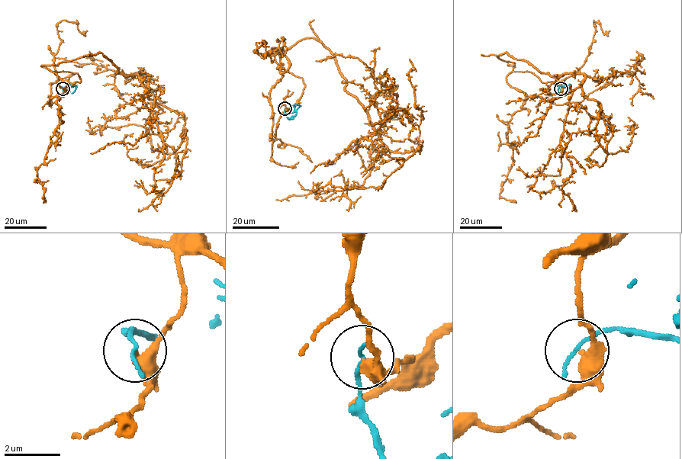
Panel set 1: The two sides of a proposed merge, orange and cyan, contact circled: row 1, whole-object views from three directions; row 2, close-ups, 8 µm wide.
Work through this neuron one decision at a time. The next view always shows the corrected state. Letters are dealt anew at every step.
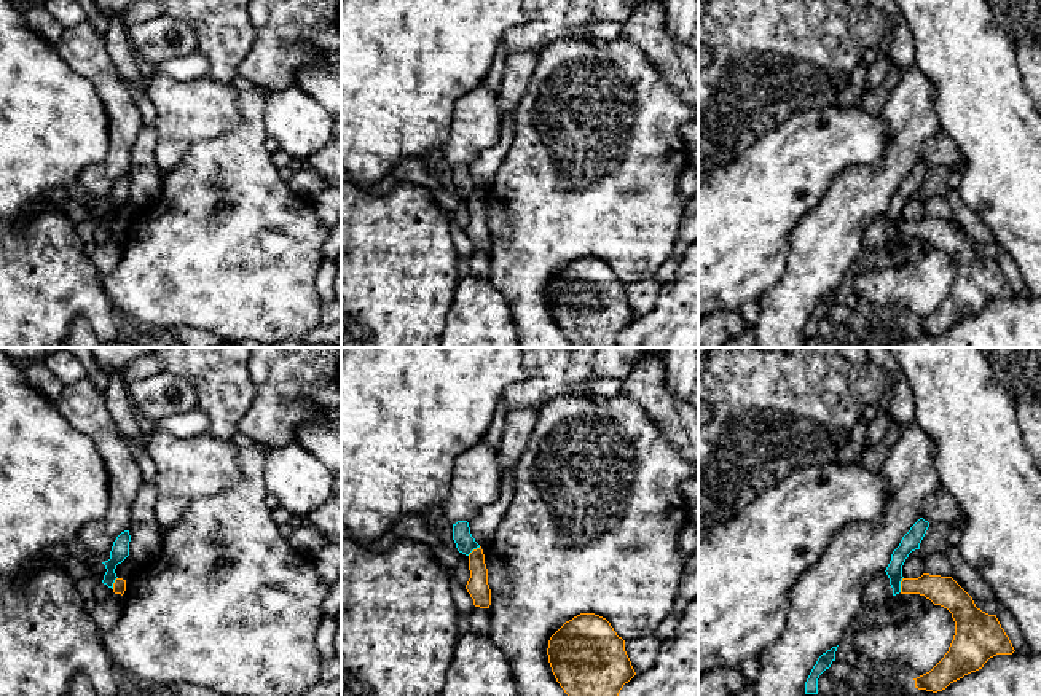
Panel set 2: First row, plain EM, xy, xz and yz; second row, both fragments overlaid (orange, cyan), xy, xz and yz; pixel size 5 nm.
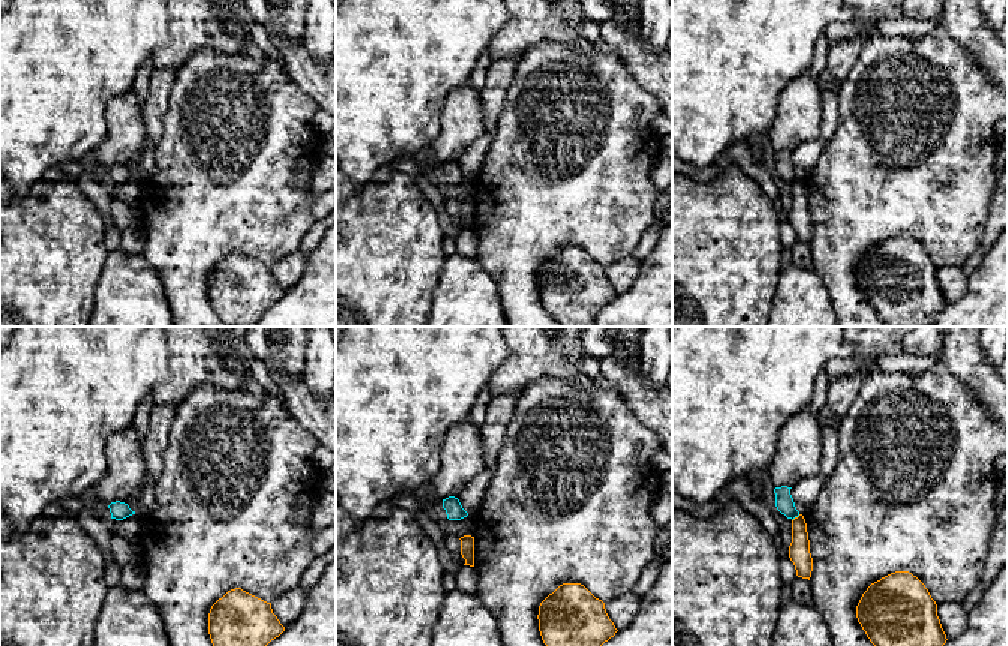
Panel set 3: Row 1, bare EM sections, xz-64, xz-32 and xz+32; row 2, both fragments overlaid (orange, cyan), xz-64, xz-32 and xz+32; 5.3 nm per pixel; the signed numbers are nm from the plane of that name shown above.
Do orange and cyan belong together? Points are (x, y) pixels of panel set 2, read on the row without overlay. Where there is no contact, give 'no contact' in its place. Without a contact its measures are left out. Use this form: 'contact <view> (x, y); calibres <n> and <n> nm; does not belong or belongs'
contact yz (901, 228); calibres 150 and 90 nm; does not belong

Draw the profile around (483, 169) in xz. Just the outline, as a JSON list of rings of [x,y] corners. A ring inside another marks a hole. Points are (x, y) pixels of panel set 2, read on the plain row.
[[[509,113],[501,121],[501,137],[493,148],[486,148],[469,164],[470,177],[475,185],[483,190],[496,177],[512,142],[515,139],[515,113]]]

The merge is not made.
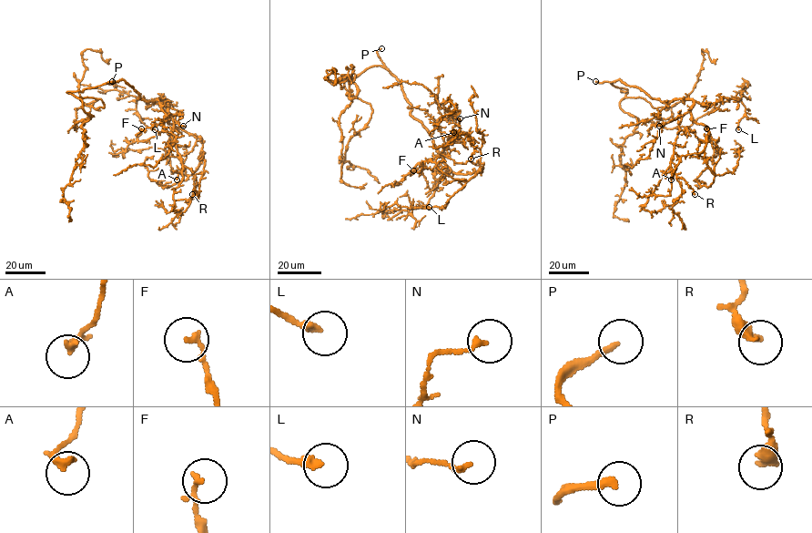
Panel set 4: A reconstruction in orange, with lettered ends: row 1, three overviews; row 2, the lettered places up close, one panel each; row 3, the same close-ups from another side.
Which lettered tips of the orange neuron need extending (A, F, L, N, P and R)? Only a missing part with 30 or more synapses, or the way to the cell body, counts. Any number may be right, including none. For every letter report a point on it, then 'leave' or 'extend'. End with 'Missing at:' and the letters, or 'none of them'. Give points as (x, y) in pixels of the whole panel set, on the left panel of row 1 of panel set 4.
A: (177, 179) | leave
F: (141, 128) | leave
L: (155, 129) | leave
N: (183, 126) | leave
P: (112, 81) | extend
R: (192, 194) | leave
Missing at: P

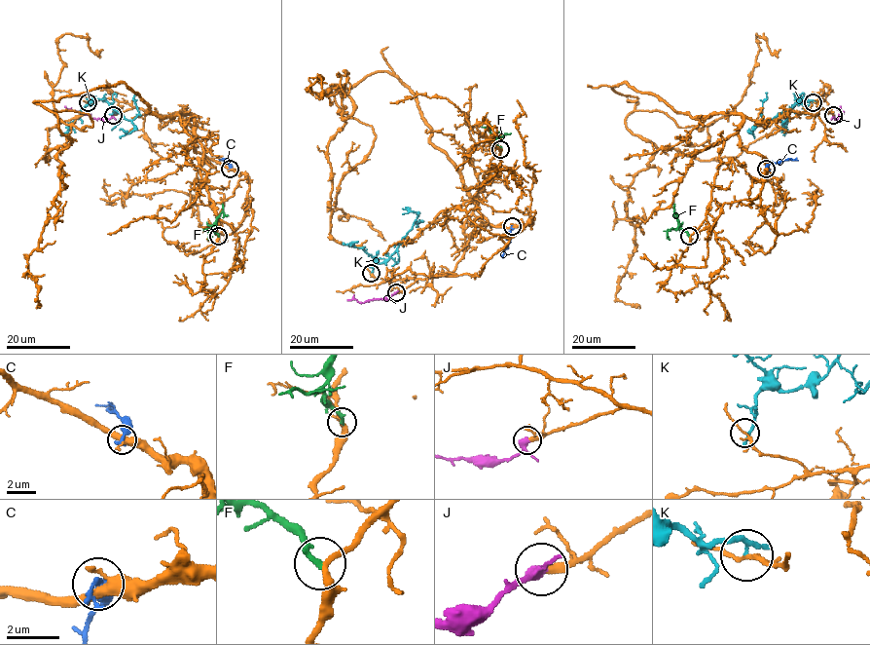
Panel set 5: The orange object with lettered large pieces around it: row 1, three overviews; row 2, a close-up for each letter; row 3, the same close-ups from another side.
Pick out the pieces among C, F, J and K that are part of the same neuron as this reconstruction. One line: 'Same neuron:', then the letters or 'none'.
Same neuron: J

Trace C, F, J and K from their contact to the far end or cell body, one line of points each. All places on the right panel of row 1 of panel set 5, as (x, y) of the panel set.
C: (766, 169), (771, 163), (798, 160)
F: (689, 236), (680, 227), (674, 204)
J: (833, 115), (839, 119), (843, 112), (841, 106)
K: (813, 102), (802, 99), (790, 109), (763, 121), (751, 133), (748, 130)

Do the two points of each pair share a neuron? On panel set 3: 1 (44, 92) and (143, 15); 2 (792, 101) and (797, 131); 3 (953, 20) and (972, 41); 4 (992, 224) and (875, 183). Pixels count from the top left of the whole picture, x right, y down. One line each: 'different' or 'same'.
1: same
2: same
3: same
4: different

